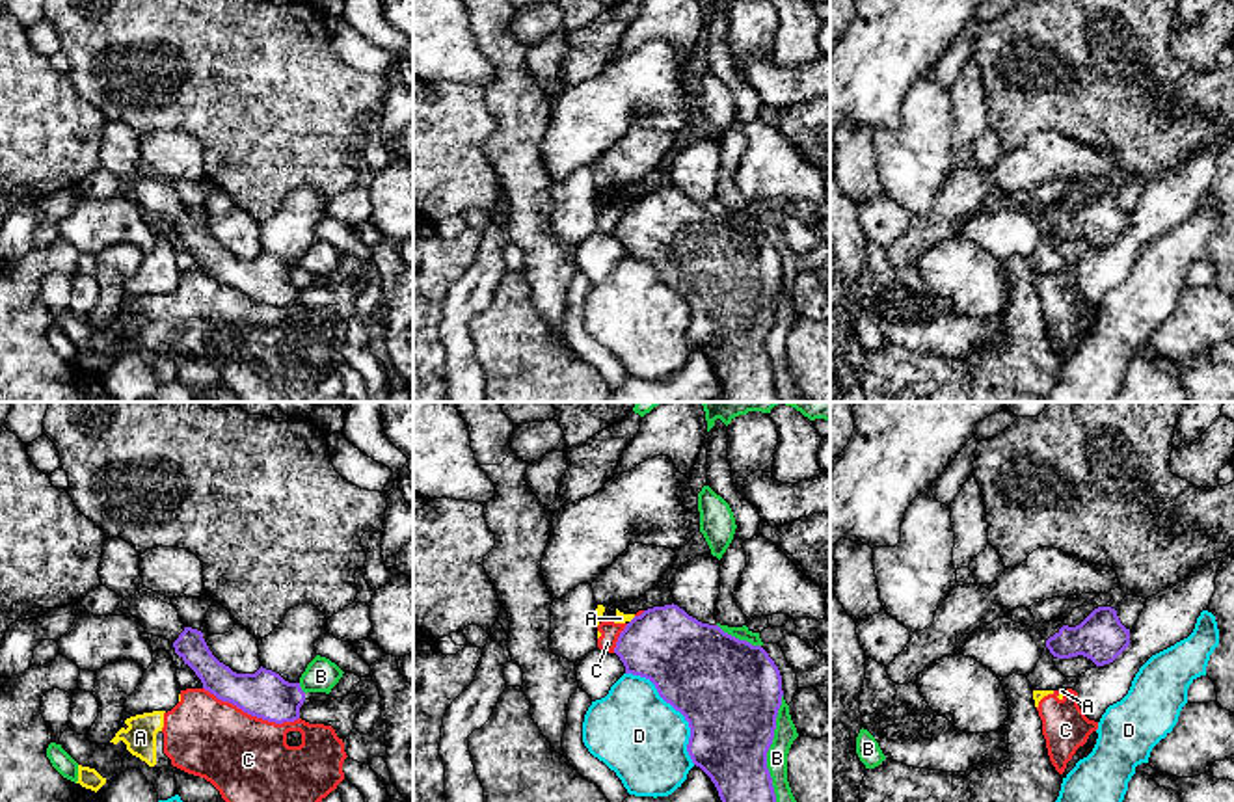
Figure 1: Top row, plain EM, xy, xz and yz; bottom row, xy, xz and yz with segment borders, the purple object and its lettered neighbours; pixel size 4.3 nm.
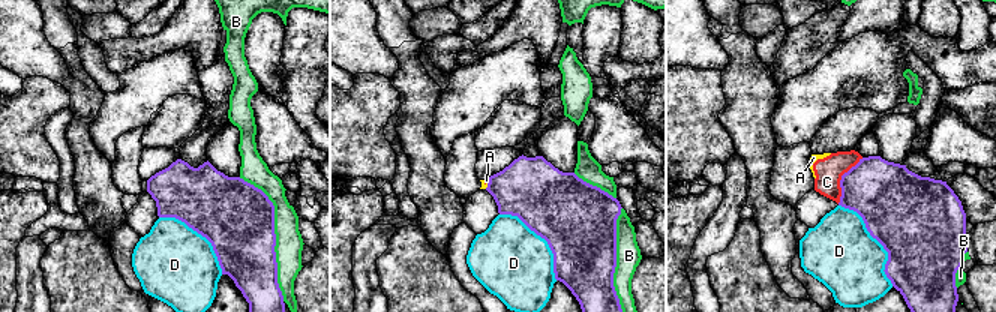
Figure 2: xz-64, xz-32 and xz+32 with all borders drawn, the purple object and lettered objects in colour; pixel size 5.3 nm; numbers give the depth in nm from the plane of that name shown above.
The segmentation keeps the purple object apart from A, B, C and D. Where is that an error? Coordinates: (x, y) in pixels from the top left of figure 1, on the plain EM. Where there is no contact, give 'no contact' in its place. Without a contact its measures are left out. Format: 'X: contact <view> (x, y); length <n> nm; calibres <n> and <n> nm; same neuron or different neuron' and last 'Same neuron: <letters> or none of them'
A: contact xz (631, 203); length 40 nm; calibres 340 and 50 nm; different neuron
B: contact xz (765, 339); length 550 nm; calibres 380 and 100 nm; different neuron
C: contact xy (252, 298); length 440 nm; calibres 200 and 360 nm; different neuron
D: contact xz (676, 293); length 500 nm; calibres 440 and 380 nm; different neuron
Same neuron: none of them

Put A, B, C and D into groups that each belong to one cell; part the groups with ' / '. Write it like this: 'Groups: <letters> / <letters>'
Groups: A C / B / D

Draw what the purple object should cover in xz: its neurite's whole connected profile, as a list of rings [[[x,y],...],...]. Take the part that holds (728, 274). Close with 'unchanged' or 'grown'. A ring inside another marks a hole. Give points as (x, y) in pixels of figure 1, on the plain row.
[[[672,186],[635,199],[620,216],[614,236],[625,257],[650,262],[689,305],[687,335],[718,374],[718,402],[780,402],[767,335],[784,274],[780,253],[763,231],[702,207]]] | unchanged

